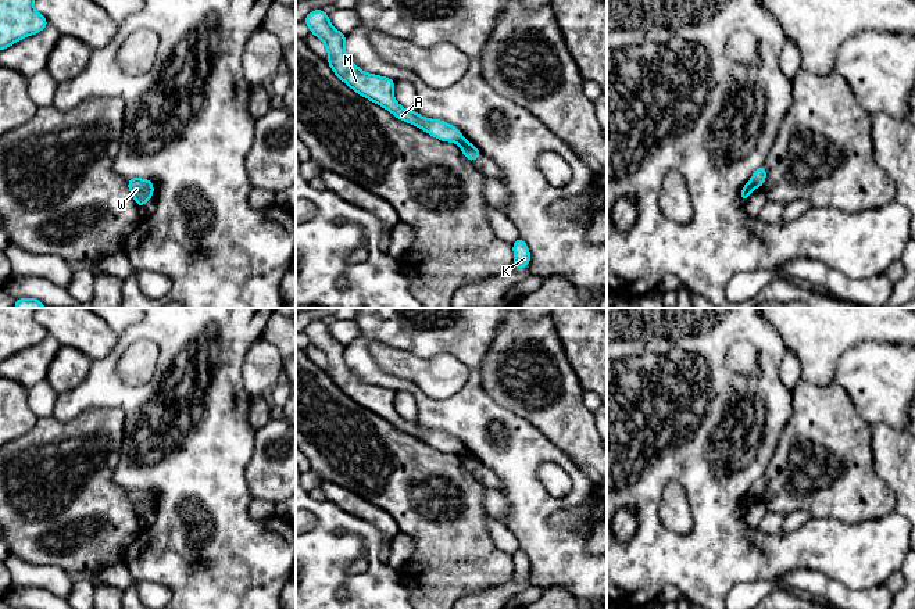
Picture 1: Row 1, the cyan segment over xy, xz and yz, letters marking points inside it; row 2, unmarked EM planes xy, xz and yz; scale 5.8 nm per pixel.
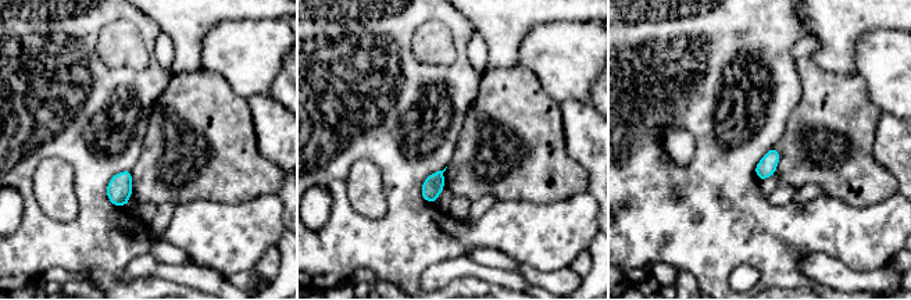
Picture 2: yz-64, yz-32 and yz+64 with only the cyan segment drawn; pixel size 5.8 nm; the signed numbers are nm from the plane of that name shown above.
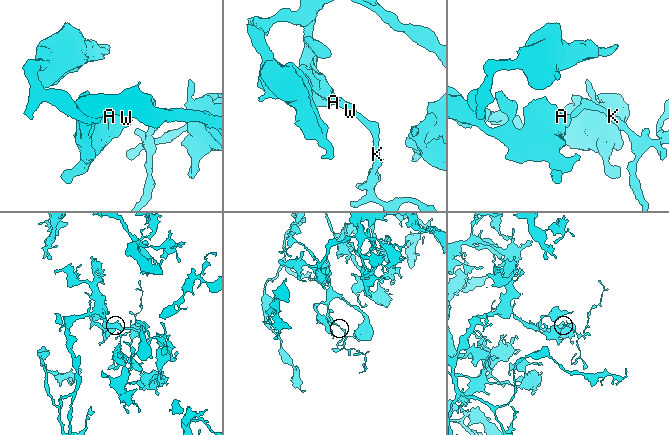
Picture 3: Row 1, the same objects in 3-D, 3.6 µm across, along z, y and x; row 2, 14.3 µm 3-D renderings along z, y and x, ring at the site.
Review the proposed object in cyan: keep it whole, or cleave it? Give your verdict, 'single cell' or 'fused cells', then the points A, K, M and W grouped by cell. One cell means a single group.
fused cells; groups A M W / K

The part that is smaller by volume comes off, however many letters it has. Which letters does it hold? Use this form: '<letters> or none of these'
K

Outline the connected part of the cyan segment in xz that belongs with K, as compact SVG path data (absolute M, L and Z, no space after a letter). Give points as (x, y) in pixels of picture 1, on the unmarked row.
M518 548L517 552L512 555L514 560L514 576L518 580L525 580L530 573L530 563L526 554Z

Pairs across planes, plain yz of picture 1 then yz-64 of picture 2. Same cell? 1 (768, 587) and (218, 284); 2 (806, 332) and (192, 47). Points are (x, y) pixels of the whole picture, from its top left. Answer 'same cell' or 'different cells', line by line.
1: same cell
2: same cell

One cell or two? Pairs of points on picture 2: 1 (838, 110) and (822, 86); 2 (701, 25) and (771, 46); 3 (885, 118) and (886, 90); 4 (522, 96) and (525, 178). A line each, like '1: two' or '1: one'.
1: one
2: one
3: two
4: one

